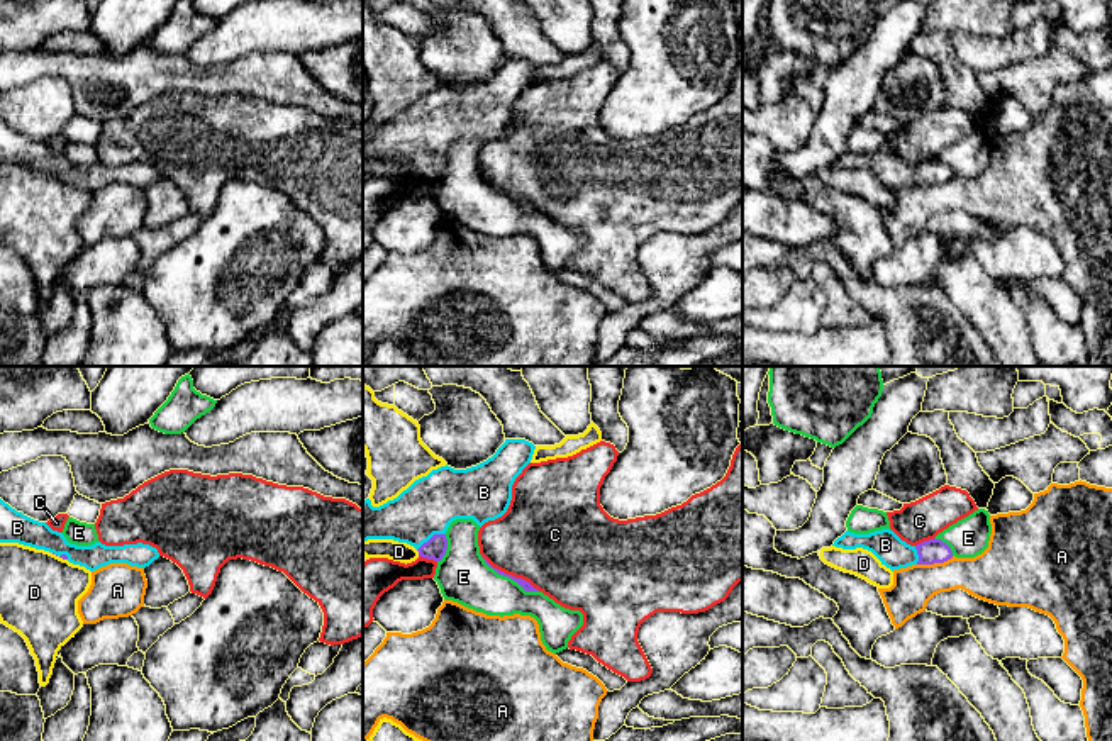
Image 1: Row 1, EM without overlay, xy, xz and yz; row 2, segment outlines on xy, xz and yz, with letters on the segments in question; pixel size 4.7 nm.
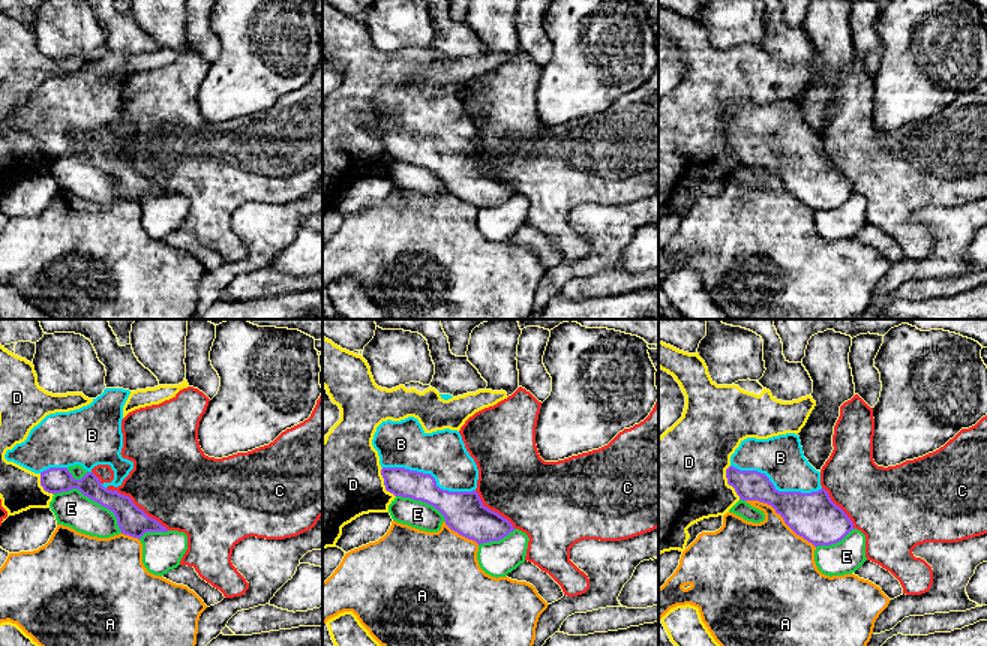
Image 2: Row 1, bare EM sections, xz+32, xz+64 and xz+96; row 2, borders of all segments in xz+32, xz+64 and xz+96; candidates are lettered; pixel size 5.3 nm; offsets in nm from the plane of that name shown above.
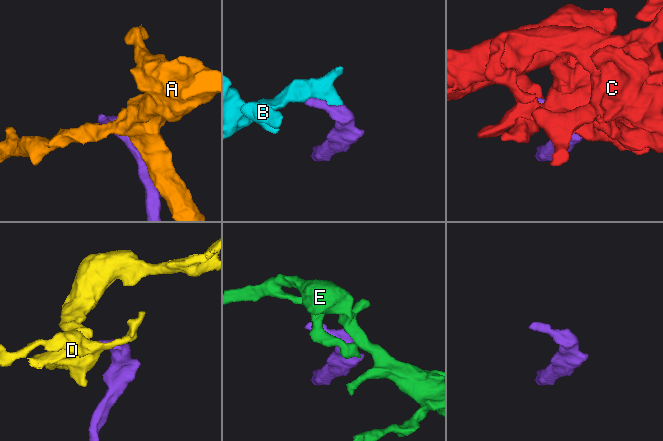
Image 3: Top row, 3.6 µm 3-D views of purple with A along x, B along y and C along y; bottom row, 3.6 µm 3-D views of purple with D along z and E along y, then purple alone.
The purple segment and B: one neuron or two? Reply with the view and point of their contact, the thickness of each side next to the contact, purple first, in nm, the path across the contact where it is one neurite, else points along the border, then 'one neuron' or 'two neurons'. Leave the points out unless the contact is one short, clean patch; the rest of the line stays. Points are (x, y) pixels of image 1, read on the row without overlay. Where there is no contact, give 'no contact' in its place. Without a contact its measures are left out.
xz (433, 156) | 100/260 nm | one neuron

